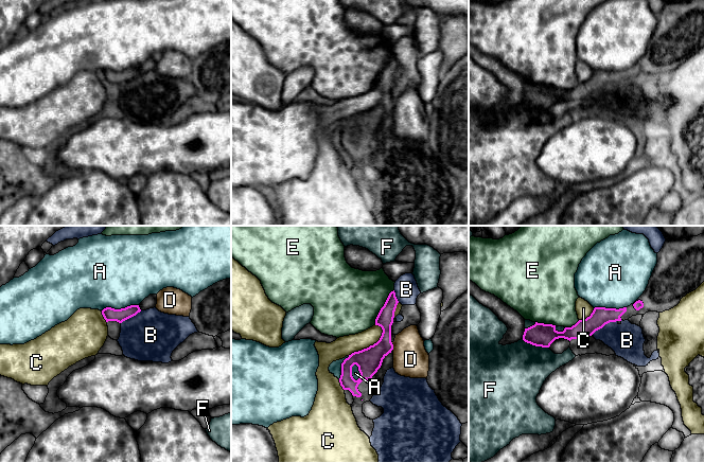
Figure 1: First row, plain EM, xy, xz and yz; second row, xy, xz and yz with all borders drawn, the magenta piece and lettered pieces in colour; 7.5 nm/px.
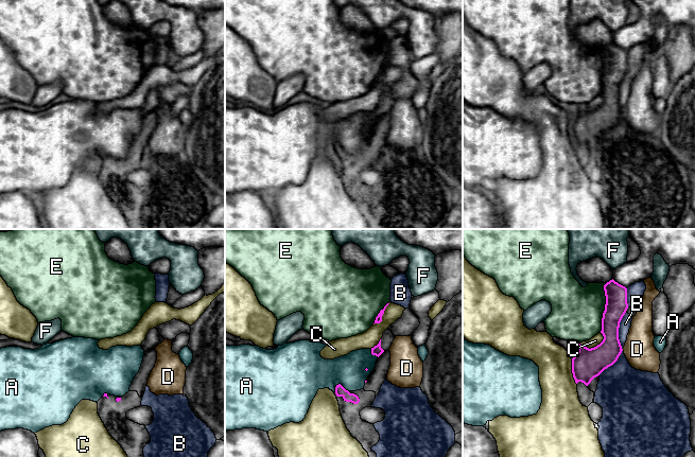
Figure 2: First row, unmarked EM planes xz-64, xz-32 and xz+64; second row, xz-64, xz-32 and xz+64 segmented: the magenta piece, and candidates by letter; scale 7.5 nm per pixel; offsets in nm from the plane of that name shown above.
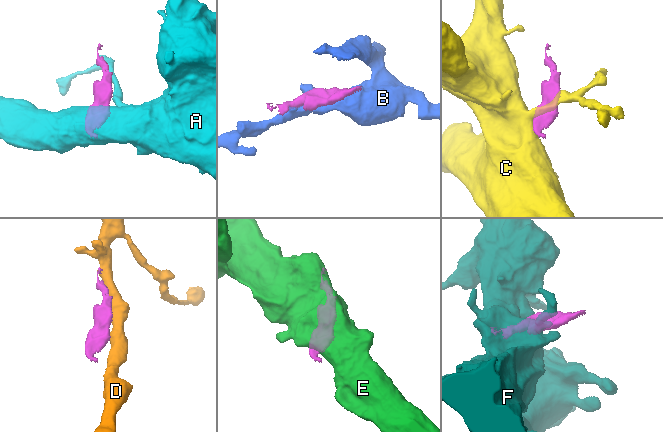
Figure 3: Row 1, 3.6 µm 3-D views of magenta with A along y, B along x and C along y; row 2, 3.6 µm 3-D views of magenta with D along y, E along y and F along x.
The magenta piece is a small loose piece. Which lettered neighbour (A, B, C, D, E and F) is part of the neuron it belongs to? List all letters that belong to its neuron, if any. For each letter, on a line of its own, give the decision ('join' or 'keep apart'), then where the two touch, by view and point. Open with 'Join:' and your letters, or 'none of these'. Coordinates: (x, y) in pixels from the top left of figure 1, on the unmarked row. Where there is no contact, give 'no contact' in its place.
Join: none of these
A: keep apart; meets magenta in xy at (121, 71)
B: keep apart; meets magenta in yz at (604, 87)
C: keep apart; meets magenta in xz at (370, 108)
D: keep apart; meets magenta in xz at (392, 109)
E: keep apart; meets magenta in xz at (383, 69)
F: keep apart; meets magenta in yz at (535, 108)

